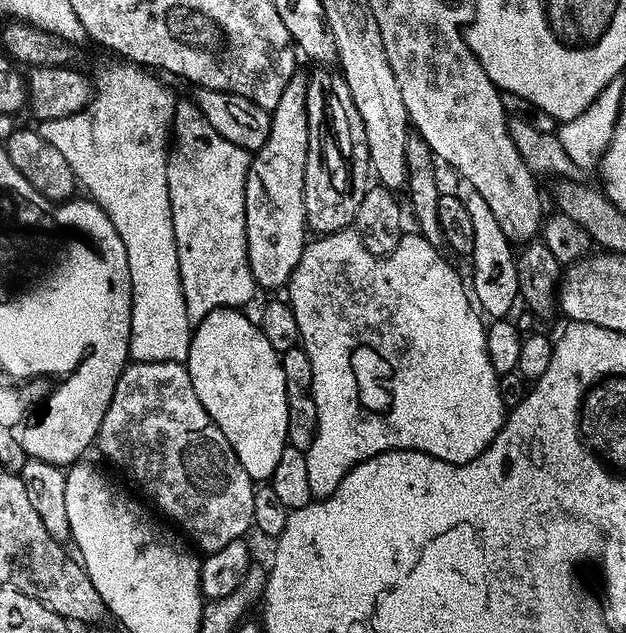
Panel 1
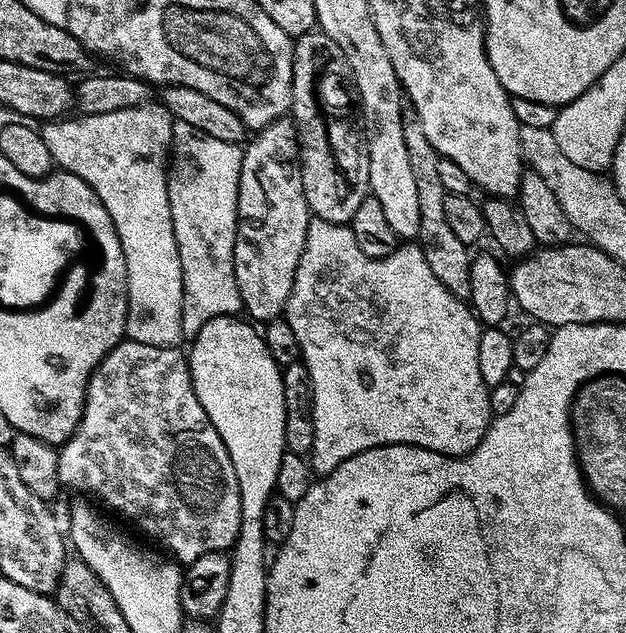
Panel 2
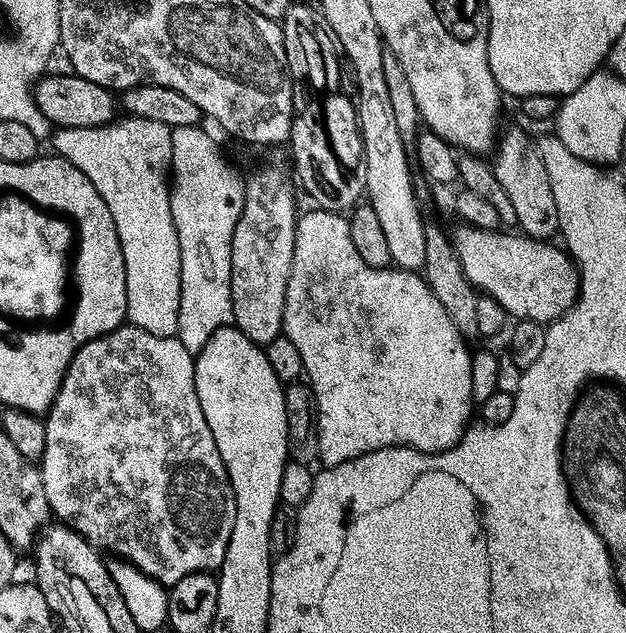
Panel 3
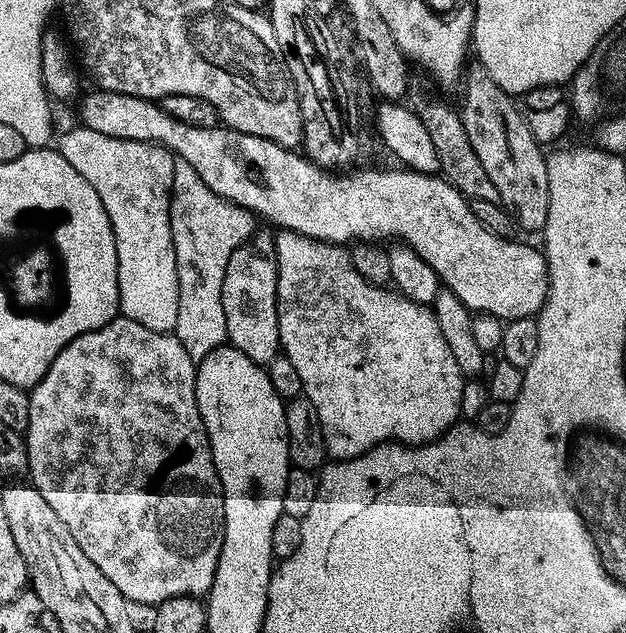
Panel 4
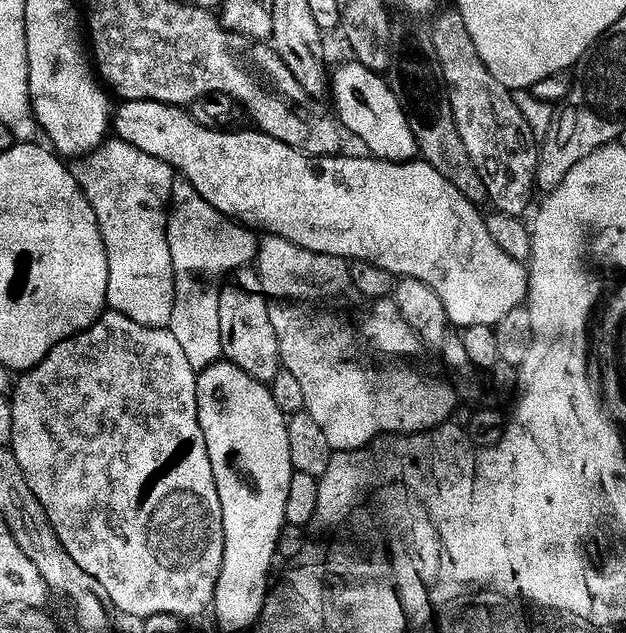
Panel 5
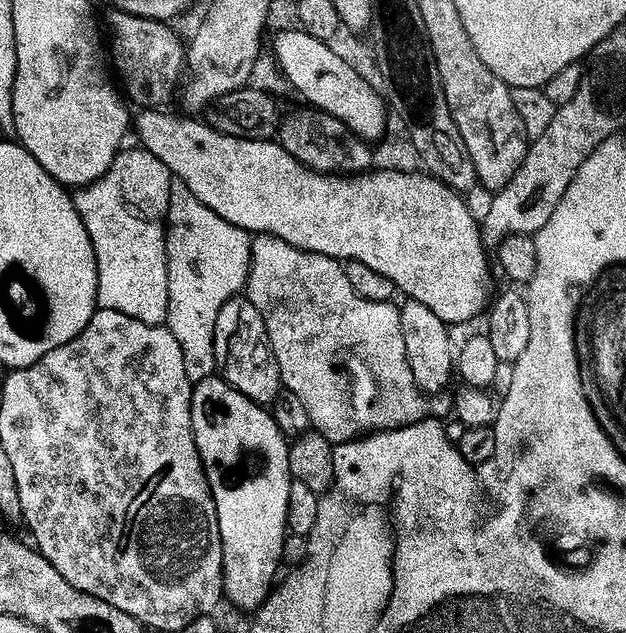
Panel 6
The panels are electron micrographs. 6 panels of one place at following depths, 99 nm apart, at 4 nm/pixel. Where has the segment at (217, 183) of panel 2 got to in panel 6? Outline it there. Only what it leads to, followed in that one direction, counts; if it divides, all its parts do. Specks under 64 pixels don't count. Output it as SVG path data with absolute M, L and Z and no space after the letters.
M175 178L170 182L168 215L164 233L168 259L168 318L166 327L182 346L186 378L204 380L216 372L214 322L218 310L248 283L252 261L252 236L245 228L226 222L210 206L190 194L190 186Z

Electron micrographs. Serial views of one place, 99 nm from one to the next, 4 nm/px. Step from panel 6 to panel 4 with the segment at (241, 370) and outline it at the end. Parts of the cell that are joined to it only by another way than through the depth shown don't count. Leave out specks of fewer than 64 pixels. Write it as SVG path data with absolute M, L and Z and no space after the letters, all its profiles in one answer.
M257 231L251 237L249 246L242 246L230 254L230 262L226 262L226 278L222 282L222 314L226 314L227 343L233 348L242 350L246 358L255 364L266 366L281 355L280 335L278 334L278 314L276 313L276 262L274 256L274 236L270 231Z

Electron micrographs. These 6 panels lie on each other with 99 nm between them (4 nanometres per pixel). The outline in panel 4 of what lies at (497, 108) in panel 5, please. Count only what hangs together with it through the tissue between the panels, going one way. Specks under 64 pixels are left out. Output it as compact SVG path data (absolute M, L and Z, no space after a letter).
M469 67L466 72L464 88L464 108L459 109L460 121L466 126L466 134L470 138L470 146L474 146L474 154L478 154L478 162L486 169L490 182L498 189L500 203L508 210L509 216L517 225L520 224L528 232L539 233L546 226L546 218L550 210L550 186L546 174L546 152L540 143L530 134L527 115L521 105L516 104L513 97L498 82L490 78L490 74L482 67Z

